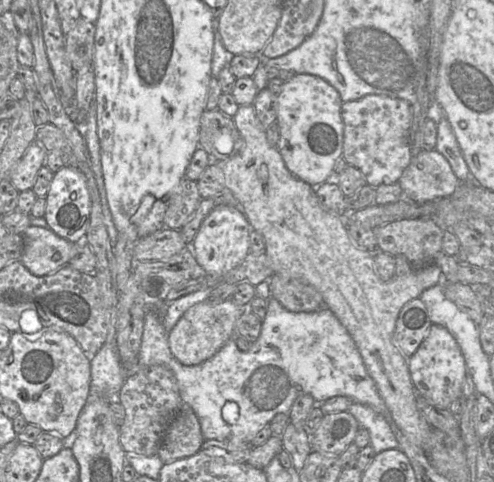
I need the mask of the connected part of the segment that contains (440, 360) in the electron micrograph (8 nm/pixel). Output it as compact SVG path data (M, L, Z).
M431 325L417 351L408 358L408 369L416 394L436 408L446 410L461 396L467 368L460 348L447 328Z

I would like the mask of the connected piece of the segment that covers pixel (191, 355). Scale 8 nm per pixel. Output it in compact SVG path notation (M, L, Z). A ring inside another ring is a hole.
M231 299L221 303L203 301L190 307L168 334L169 348L173 356L185 366L198 365L214 356L234 335L235 324L247 307L235 304Z

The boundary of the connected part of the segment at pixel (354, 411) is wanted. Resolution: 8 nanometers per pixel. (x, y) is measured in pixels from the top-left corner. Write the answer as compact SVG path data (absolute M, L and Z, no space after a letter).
M352 403L347 412L357 420L360 428L368 431L369 445L376 454L399 448L390 423L373 408L360 403Z

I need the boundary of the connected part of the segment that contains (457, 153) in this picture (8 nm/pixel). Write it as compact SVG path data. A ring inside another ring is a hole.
M446 115L437 124L437 143L435 150L447 159L460 182L465 182L470 178L470 170L464 159L453 127Z

